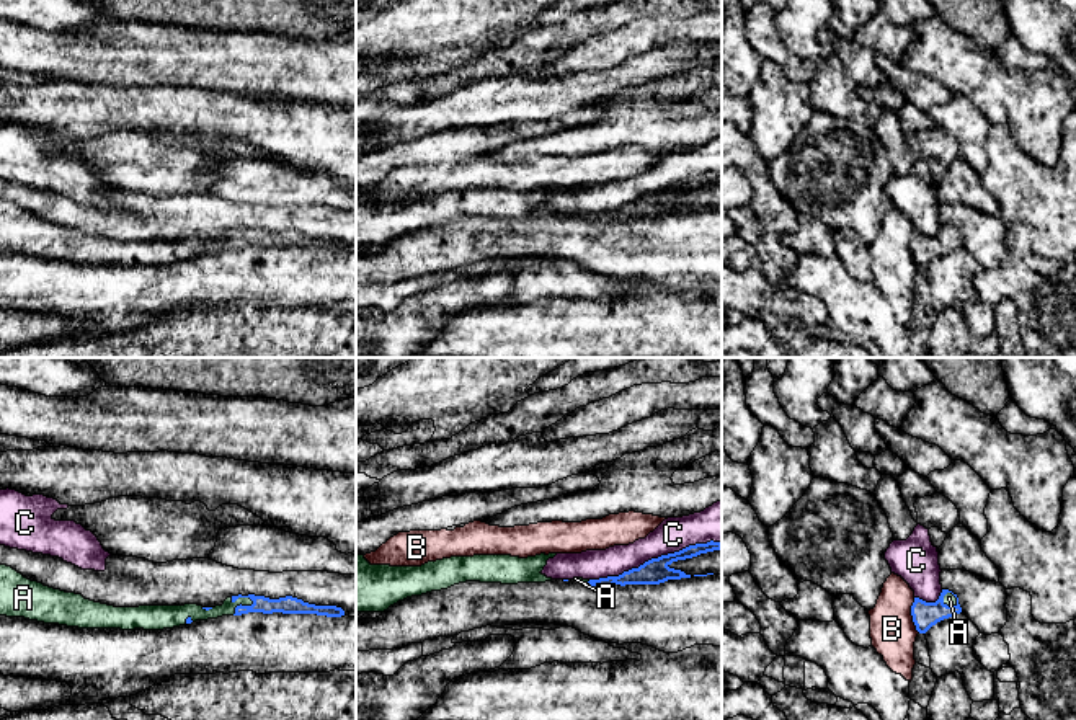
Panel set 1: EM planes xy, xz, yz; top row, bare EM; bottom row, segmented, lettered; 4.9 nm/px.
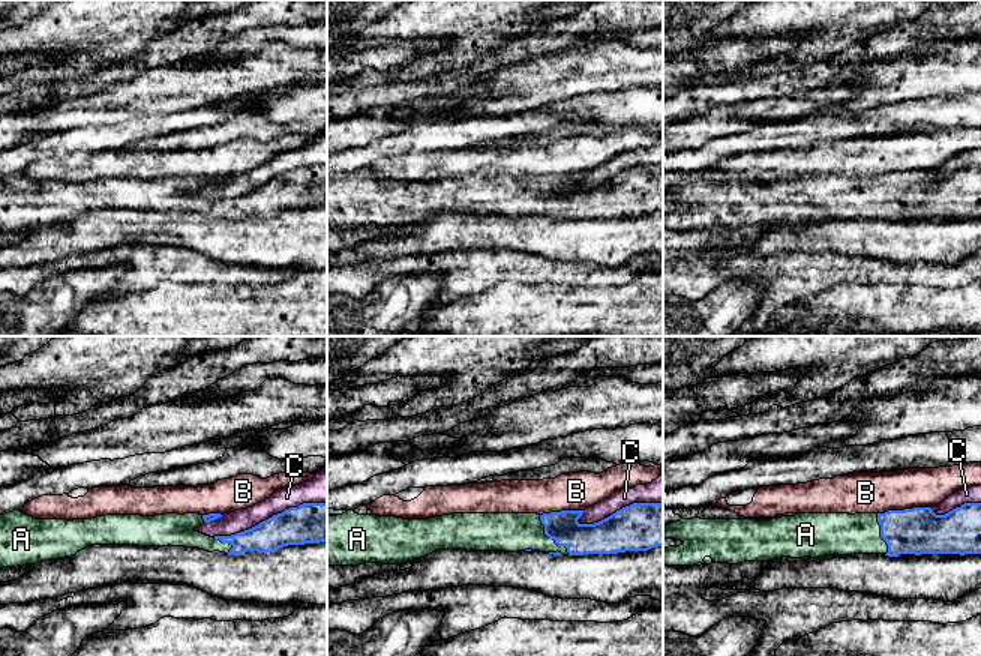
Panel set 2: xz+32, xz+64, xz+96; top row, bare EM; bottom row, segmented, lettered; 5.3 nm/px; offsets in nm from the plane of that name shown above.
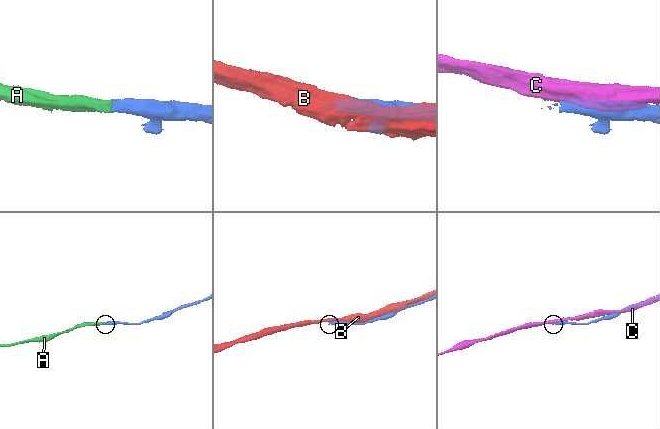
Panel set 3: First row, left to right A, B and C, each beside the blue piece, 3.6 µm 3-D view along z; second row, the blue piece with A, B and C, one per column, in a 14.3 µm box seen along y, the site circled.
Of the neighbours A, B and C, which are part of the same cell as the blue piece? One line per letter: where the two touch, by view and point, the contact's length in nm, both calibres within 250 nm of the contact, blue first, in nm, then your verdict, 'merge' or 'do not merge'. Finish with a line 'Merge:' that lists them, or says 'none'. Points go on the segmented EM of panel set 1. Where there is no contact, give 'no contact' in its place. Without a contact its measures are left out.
A: meets blue in xy at (240, 604); contact 130 nm long; 90 nm thick on the blue side, 80 nm on the other; merge
B: meets blue in yz at (911, 614); contact 180 nm long; 130 nm thick on the blue side, 220 nm on the other; do not merge
C: meets blue in xz at (655, 559); contact 700 nm long; 130 nm thick on the blue side, 170 nm on the other; do not merge
Merge: A

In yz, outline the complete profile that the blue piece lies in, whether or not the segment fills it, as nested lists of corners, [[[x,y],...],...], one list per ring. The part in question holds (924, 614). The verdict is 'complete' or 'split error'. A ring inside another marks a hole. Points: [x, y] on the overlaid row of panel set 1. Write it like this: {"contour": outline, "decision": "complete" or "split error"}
{"contour": [[[942,589],[936,602],[926,602],[914,598],[911,606],[913,622],[919,633],[926,633],[937,622],[954,617],[962,612],[957,594],[949,589]]], "decision": "split error"}

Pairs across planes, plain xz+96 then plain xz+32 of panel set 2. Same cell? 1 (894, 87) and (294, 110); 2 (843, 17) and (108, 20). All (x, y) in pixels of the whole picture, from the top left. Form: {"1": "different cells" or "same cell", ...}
{"1": "different cells", "2": "same cell"}

